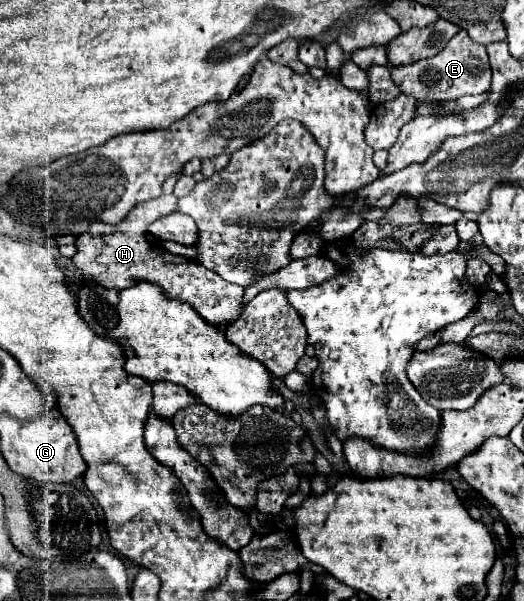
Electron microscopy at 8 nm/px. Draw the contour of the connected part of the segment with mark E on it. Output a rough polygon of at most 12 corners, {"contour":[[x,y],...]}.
{"contour":[[461,29],[439,55],[389,69],[417,101],[491,87],[485,45]]}

